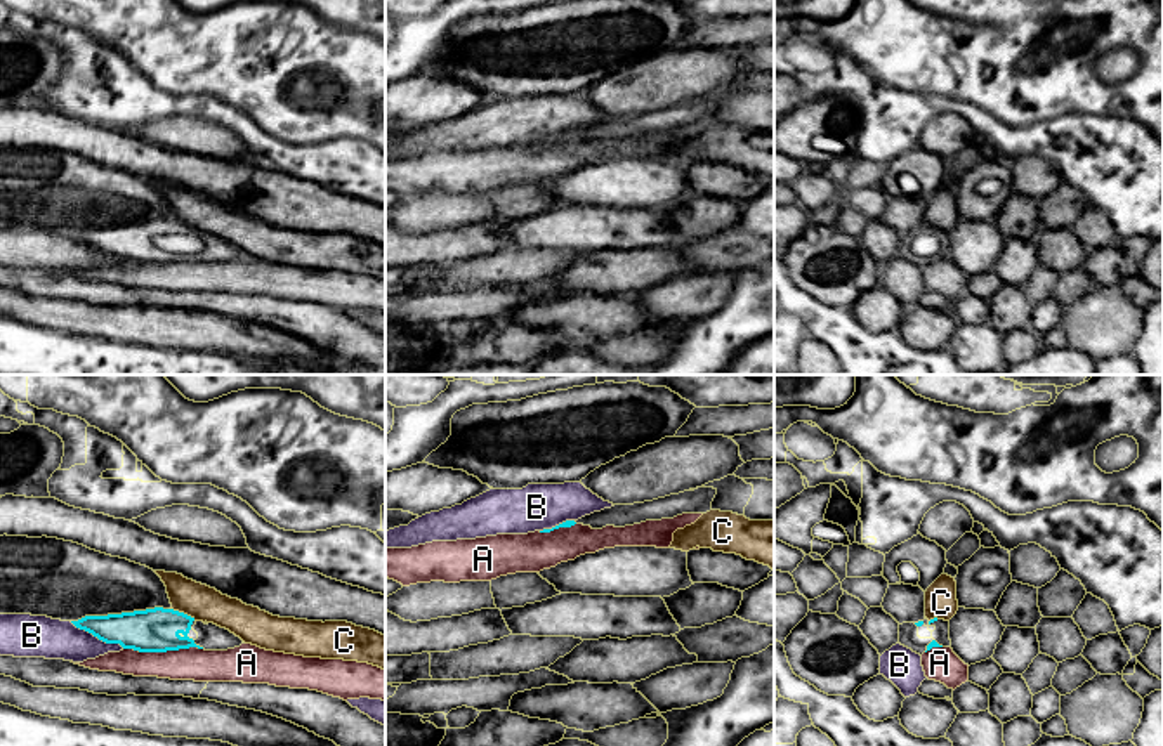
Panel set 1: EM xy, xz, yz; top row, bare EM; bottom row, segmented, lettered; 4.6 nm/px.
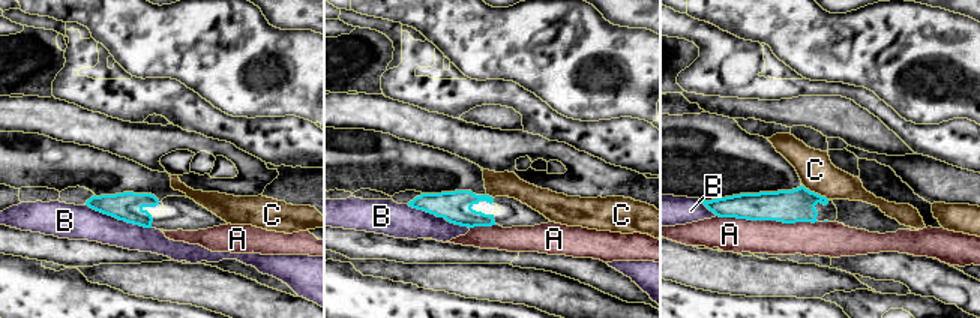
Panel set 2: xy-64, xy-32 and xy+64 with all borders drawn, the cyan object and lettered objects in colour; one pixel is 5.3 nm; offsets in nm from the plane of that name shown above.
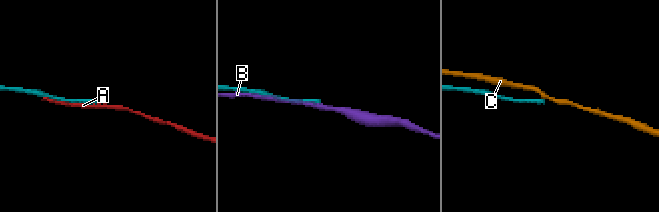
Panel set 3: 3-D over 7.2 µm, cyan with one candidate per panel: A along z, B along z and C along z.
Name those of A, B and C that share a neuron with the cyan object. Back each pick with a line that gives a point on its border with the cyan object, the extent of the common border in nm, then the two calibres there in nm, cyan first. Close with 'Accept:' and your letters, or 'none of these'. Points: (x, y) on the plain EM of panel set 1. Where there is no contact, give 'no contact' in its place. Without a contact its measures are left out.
Accept: none of these

